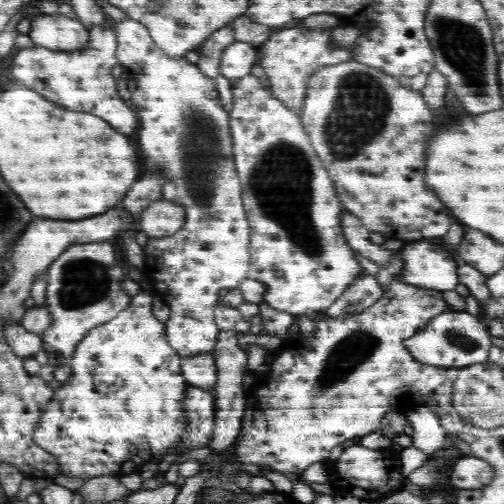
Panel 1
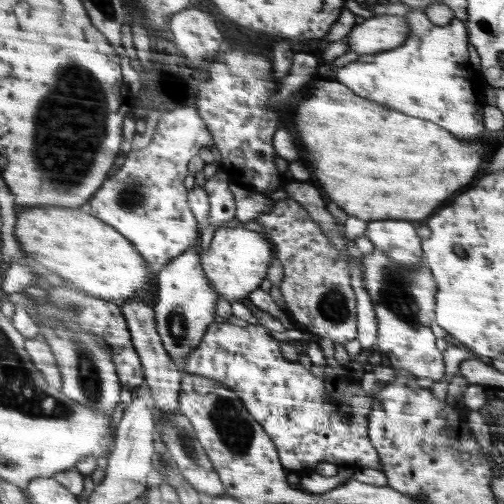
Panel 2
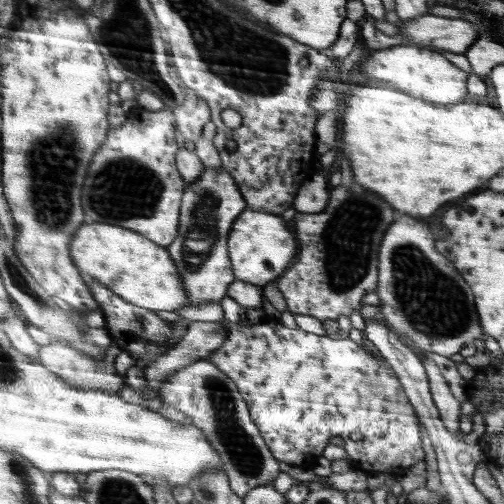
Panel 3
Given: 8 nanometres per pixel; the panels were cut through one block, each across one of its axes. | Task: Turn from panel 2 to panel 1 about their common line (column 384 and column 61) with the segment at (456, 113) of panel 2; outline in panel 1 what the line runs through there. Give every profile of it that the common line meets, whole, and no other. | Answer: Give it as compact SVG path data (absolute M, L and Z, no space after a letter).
M106 26L92 28L92 48L88 52L50 52L44 46L20 50L14 58L12 74L28 88L44 94L48 100L68 106L72 110L84 110L102 116L104 120L112 122L112 126L120 132L130 134L136 132L136 128L140 126L140 114L136 114L136 108L130 108L130 104L118 96L118 80L114 80L112 76L112 68L120 64L116 42L118 40L114 28Z

